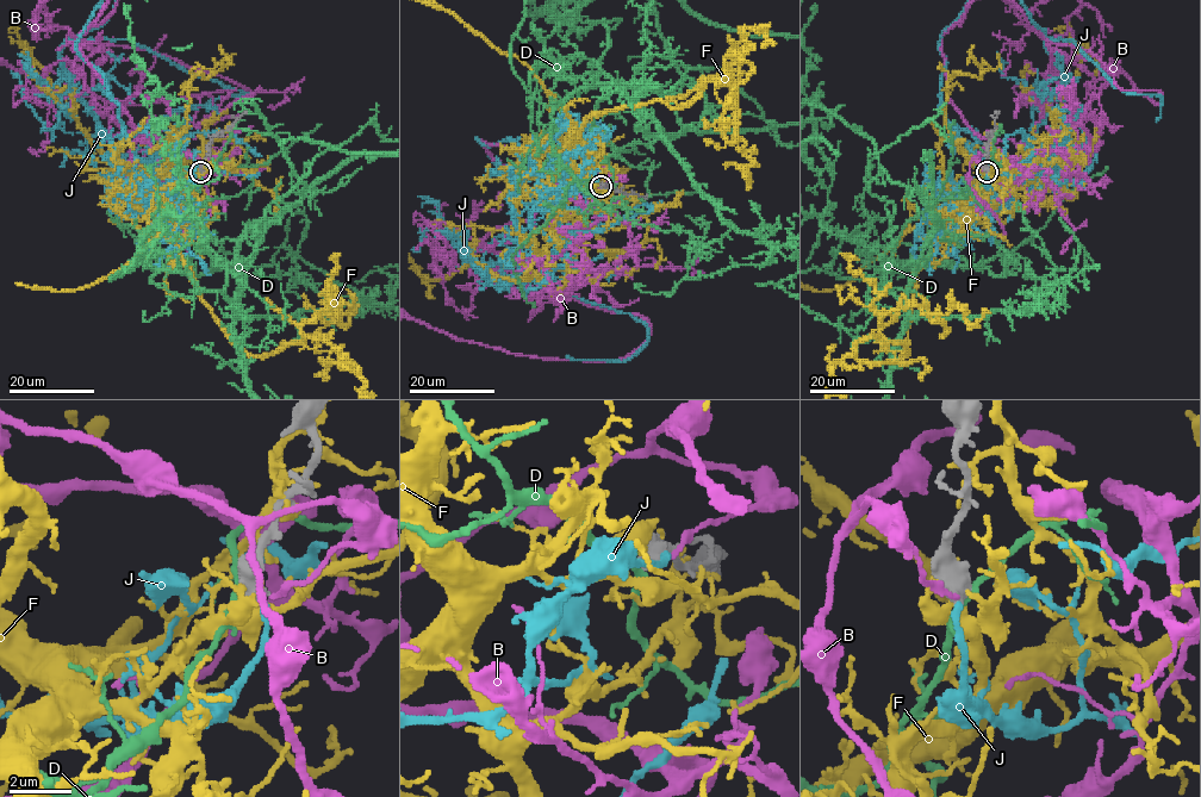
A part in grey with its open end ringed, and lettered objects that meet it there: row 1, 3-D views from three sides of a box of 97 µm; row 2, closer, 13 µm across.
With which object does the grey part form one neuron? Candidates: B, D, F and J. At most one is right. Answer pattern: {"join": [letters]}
{"join": []}

